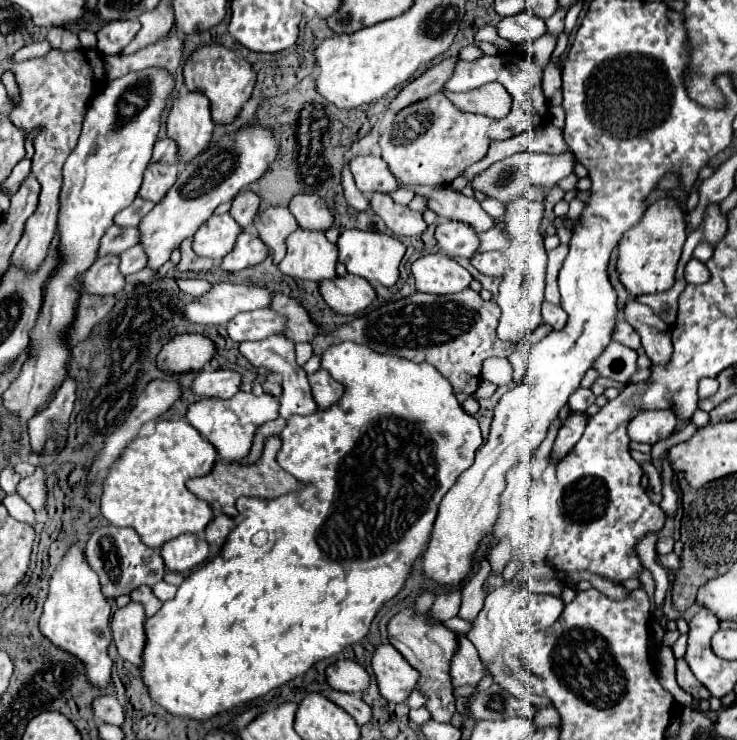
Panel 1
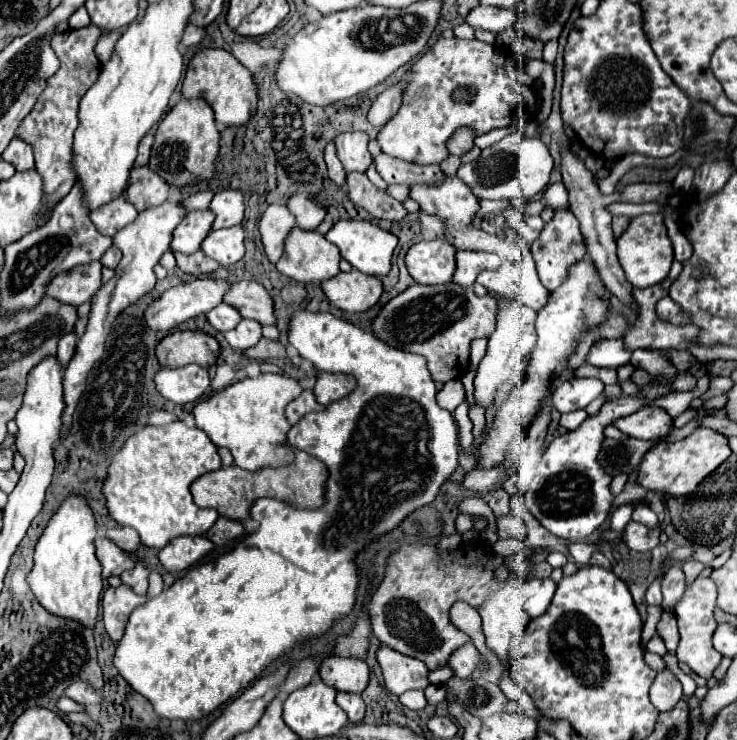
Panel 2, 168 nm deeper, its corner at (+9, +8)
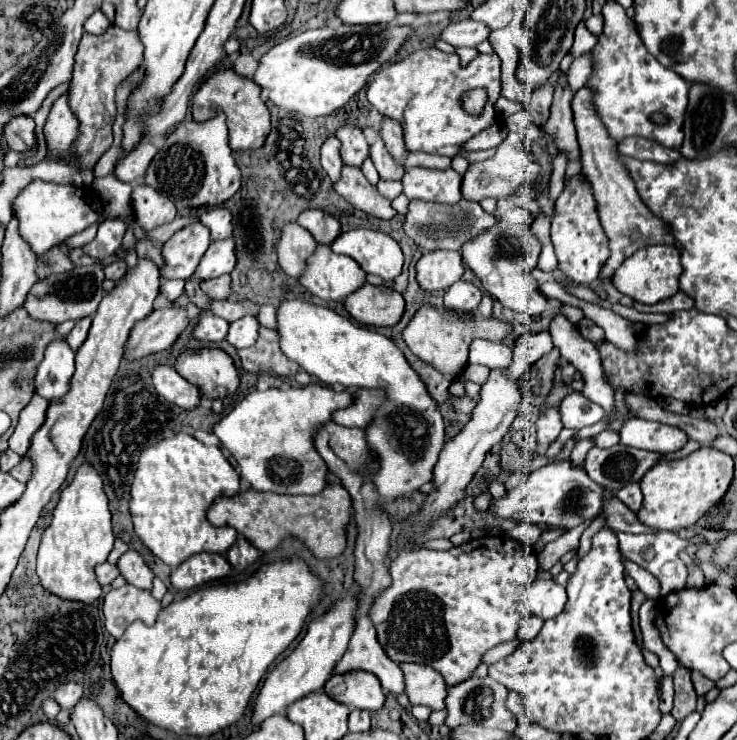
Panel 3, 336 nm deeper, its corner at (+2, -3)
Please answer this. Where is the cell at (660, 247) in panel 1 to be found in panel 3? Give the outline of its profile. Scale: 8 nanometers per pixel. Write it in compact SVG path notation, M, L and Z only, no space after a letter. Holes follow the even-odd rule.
M650 245L650 247L638 249L632 257L628 257L618 267L618 271L614 271L612 285L620 293L632 297L634 301L654 305L660 299L668 299L670 295L678 293L680 273L682 273L682 265L680 265L680 253L676 247L672 247L672 245Z

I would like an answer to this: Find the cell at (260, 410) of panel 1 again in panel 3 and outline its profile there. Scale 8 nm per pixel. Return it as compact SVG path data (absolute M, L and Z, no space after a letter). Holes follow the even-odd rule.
M306 385L292 389L268 389L268 391L252 391L232 413L228 413L220 423L214 425L214 435L222 441L240 465L240 477L250 481L256 491L272 491L280 495L318 495L328 485L328 465L322 461L314 447L314 433L318 425L330 421L332 413L338 409L346 409L352 405L352 391L332 391L322 385Z

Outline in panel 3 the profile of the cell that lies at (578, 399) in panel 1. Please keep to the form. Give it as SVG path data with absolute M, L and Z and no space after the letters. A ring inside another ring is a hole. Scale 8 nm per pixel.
M570 393L560 403L562 423L568 429L592 426L603 419L605 412L598 404L586 399L582 393Z

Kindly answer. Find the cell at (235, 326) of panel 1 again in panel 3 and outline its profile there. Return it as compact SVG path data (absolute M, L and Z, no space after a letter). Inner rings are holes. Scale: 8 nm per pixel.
M202 315L196 327L192 329L192 339L198 341L222 341L228 333L228 323L216 315Z

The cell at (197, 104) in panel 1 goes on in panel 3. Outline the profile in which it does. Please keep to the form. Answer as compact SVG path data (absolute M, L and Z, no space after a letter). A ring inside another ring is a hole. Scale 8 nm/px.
M220 113L204 123L184 121L176 125L176 129L166 137L162 151L156 153L146 169L144 183L172 199L178 209L218 207L228 201L240 189L240 169L236 167L228 147L224 115Z

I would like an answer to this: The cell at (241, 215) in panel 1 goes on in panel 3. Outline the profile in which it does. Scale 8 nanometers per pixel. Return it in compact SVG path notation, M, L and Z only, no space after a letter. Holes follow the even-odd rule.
M214 207L198 215L198 221L210 229L212 241L232 235L232 213L226 207Z

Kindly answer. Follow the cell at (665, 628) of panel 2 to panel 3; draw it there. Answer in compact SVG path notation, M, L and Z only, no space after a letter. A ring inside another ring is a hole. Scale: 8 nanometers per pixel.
M678 665L676 673L674 673L674 691L676 693L674 693L672 717L680 723L692 711L696 711L696 691L694 691L692 681L690 681L690 671L682 665Z

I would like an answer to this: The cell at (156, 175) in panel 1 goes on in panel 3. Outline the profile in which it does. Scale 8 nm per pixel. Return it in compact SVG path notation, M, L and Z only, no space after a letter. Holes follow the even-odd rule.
M144 183L132 191L132 209L136 223L144 231L152 231L176 217L174 203Z

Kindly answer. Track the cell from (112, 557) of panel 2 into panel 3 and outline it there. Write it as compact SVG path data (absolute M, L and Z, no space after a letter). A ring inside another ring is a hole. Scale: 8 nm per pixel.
M108 561L106 563L100 563L96 567L96 577L98 577L98 583L102 587L108 587L112 583L112 579L118 577L118 567L112 565L112 563L108 563Z

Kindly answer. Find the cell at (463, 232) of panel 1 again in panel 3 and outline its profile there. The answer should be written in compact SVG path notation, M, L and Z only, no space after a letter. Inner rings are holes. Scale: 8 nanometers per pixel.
M410 167L402 177L404 193L408 199L422 199L434 203L456 203L462 199L460 193L462 175L454 169L426 169Z

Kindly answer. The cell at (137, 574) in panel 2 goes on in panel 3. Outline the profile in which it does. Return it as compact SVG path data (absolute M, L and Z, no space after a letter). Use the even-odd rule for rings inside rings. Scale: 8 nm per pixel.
M128 549L128 551L116 561L116 567L120 569L120 575L122 575L128 583L132 583L132 585L136 585L136 587L140 587L140 589L152 589L152 579L154 579L154 575L152 575L152 571L148 569L148 565L144 563L144 559L142 559L136 551Z

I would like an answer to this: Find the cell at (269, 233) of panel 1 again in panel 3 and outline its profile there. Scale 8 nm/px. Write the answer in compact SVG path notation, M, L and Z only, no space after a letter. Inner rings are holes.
M288 223L282 229L282 237L278 241L278 265L286 275L298 279L316 247L316 239L304 227L298 223Z

